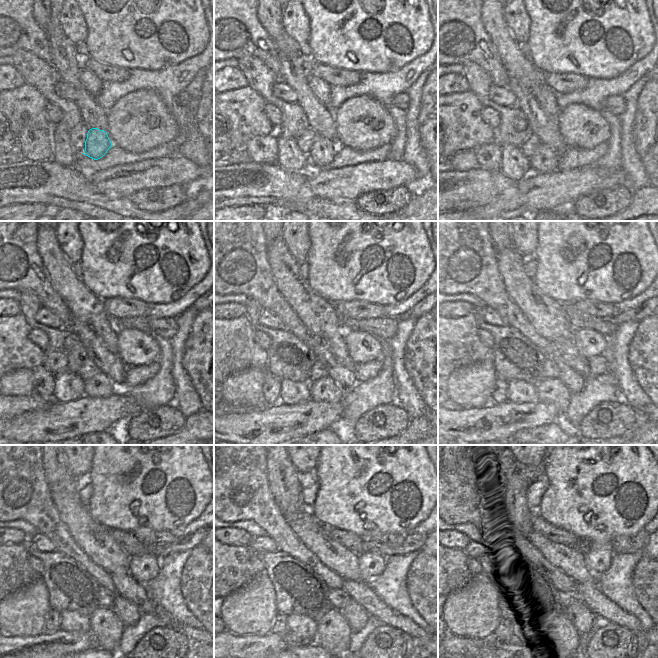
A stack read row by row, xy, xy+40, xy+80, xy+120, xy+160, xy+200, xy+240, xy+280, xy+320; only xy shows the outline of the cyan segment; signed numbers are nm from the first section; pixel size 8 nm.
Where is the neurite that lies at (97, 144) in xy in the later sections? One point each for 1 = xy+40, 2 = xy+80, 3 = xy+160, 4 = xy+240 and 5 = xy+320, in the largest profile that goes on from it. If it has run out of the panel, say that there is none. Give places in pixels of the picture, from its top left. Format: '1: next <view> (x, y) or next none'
1: next xy+40 (323, 150)
2: next xy+80 (544, 160)
3: next xy+160 (325, 389)
4: next xy+240 (107, 627)
5: next xy+320 (558, 642)

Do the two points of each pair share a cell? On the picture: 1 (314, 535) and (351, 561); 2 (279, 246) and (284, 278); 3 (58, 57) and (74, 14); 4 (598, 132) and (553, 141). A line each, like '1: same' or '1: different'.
1: same
2: same
3: different
4: different

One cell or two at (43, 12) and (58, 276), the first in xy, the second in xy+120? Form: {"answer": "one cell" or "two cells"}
{"answer": "one cell"}

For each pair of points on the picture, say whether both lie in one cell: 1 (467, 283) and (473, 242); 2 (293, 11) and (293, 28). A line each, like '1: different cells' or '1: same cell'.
1: same cell
2: same cell

